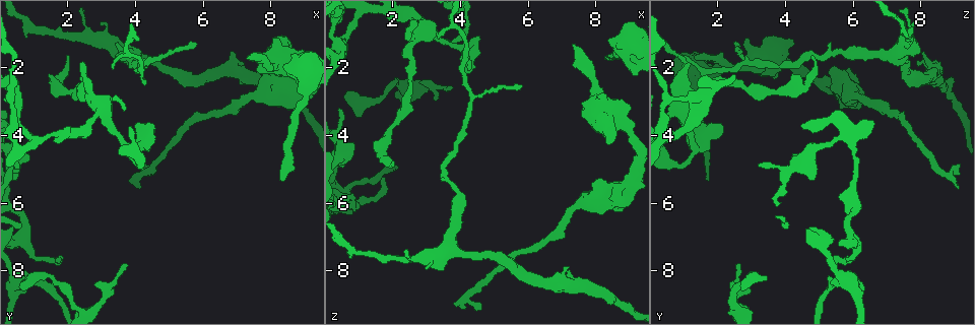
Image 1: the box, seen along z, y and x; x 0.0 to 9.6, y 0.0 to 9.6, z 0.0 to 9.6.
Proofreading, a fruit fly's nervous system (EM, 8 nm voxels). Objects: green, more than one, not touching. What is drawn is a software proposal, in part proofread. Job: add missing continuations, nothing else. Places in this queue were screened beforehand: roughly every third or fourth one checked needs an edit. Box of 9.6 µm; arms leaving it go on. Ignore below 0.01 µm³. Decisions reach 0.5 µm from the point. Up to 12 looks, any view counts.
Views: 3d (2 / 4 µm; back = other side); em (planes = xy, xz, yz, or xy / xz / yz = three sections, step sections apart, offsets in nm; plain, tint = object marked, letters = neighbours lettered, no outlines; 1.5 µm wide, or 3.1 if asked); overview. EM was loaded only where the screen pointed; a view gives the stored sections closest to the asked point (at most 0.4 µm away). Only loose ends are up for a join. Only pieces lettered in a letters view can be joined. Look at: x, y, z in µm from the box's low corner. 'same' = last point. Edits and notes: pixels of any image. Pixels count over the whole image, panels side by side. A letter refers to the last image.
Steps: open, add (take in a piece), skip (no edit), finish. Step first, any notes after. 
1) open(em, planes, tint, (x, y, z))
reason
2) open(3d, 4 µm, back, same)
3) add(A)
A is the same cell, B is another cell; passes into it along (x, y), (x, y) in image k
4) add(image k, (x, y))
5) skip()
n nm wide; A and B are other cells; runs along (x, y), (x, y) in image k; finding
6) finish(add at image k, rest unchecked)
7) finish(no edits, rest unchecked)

open(em, yz, step 4, letters, (7.30, 1.70, 1.35))
an open end

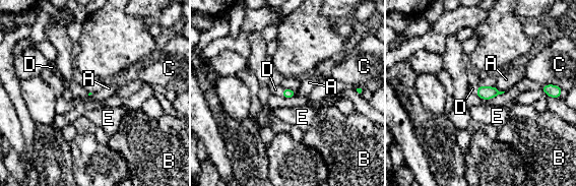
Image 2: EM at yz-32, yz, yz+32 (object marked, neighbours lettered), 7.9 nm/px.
open(em, planes, letters, same)

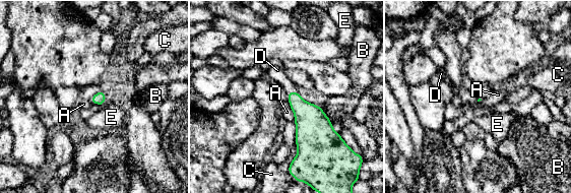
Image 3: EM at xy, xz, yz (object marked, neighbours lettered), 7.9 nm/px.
add(D)
B touches over 160 nm; D is the same cell, A, B, C and E are other cells; the cell continues

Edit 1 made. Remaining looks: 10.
open(em, xy, step 8, letters, (5.75, 1.30, 2.50))
tapers out

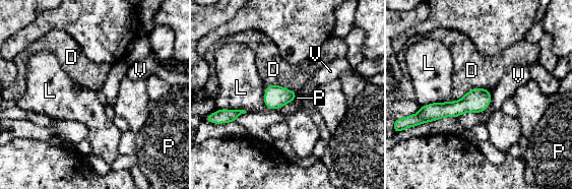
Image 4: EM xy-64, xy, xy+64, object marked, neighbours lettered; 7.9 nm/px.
open(em, planes, letters, same)

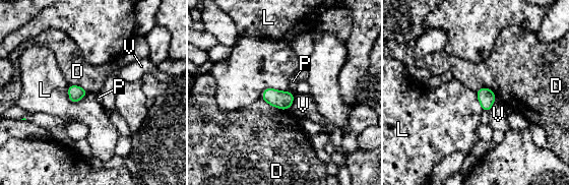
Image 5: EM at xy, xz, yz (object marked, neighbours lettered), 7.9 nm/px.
skip()
D, L, P and V are other cells; border along (67, 87), (73, 102), (87, 91) in image 5; no lettered piece goes on from it

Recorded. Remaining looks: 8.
open(em, yz, step 8, letters, (2.90, 0.70, 7.85))
free end

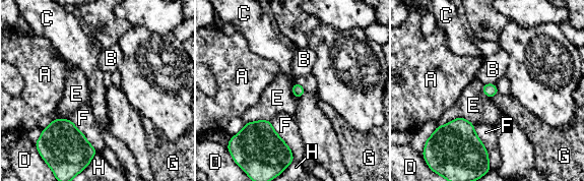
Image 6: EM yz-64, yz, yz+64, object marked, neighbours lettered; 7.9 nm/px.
open(em, planes, letters, same)
cut it another way

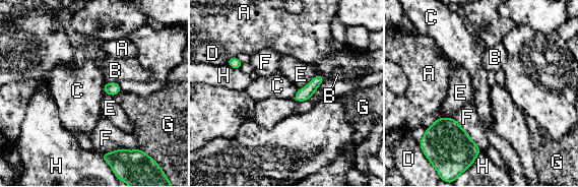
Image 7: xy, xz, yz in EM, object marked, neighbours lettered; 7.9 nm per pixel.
skip()
A, B, C, D, E, F, G and H are other cells; no lettered piece goes on from it

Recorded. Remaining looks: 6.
open(overview)

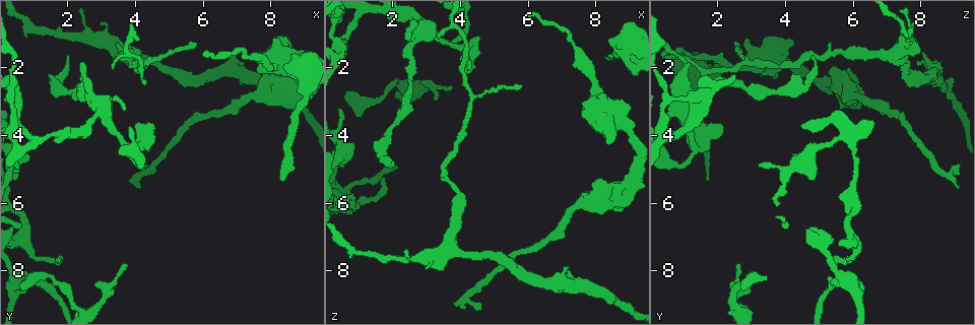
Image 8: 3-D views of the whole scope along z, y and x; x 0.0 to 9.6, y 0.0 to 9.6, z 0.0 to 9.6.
open(3d, 4 µm, (2.45, 1.85, 1.15))
branch stops here

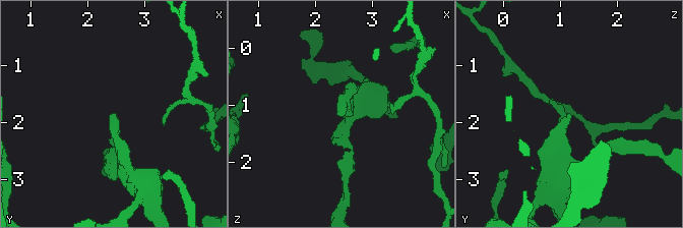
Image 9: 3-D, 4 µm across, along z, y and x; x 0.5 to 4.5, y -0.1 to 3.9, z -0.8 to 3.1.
open(em, planes, letters, (2.40, 1.85, 1.15))
now the EM

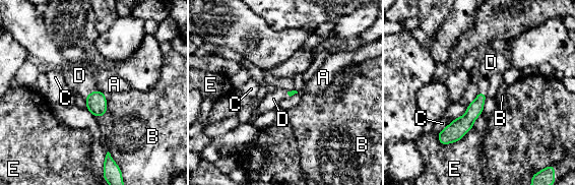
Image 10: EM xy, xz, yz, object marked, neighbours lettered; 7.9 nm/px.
add(D)
D is the same cell, A, B, C and E are other cells; it goes on there

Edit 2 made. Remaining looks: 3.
open(em, planes, tint, (8.35, 5.40, 1.65))
end of a long branch

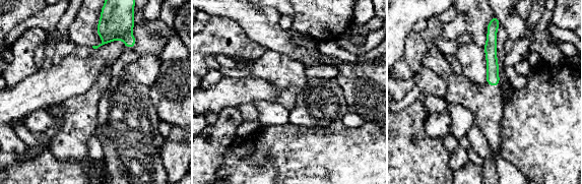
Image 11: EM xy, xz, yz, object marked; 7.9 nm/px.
open(em, planes, letters, same)

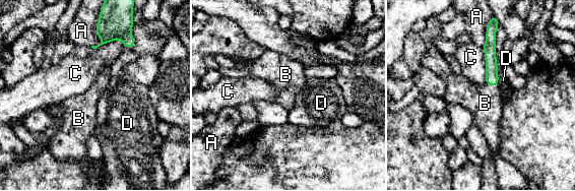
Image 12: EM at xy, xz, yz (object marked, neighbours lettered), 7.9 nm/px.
add(B)
C touches over 360 nm; B is the same cell, A, C and D are other cells; it goes on there

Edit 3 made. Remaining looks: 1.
finish(add at image 3, add at image 10, add at image 12, rest unchecked)

